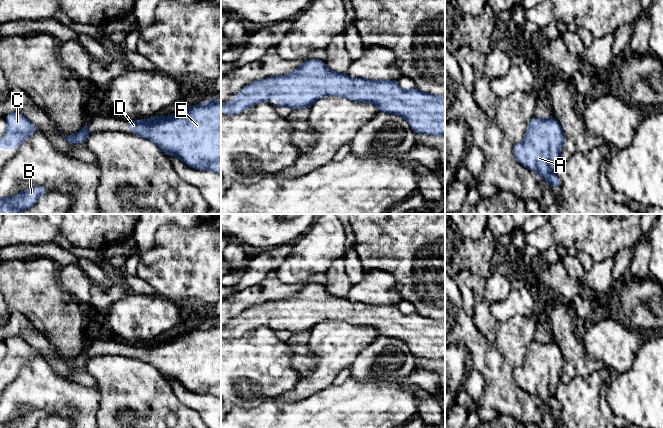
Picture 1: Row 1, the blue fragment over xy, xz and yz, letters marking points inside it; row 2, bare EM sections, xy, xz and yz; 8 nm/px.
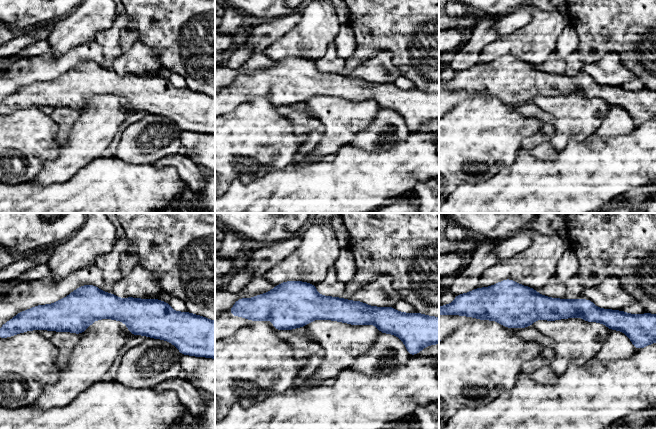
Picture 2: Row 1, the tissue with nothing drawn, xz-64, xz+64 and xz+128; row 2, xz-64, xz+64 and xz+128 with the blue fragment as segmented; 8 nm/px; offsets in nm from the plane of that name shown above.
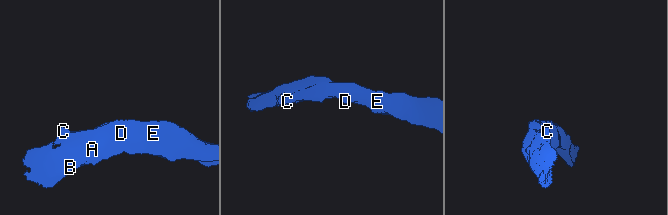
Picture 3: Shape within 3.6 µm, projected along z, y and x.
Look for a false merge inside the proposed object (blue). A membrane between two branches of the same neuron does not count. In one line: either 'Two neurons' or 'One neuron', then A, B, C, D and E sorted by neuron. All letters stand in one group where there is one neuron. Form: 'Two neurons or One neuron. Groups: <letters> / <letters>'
One neuron. Groups: A B C D E

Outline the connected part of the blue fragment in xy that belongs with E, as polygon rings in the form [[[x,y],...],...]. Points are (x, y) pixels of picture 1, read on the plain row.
[[[221,323],[189,330],[166,341],[128,344],[127,351],[155,367],[168,381],[177,380],[193,393],[221,399]]]

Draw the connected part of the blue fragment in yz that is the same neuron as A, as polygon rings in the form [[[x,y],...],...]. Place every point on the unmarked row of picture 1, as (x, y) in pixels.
[[[533,341],[522,366],[513,369],[516,384],[527,393],[536,396],[544,405],[559,413],[557,386],[565,365],[563,354],[555,341]]]

